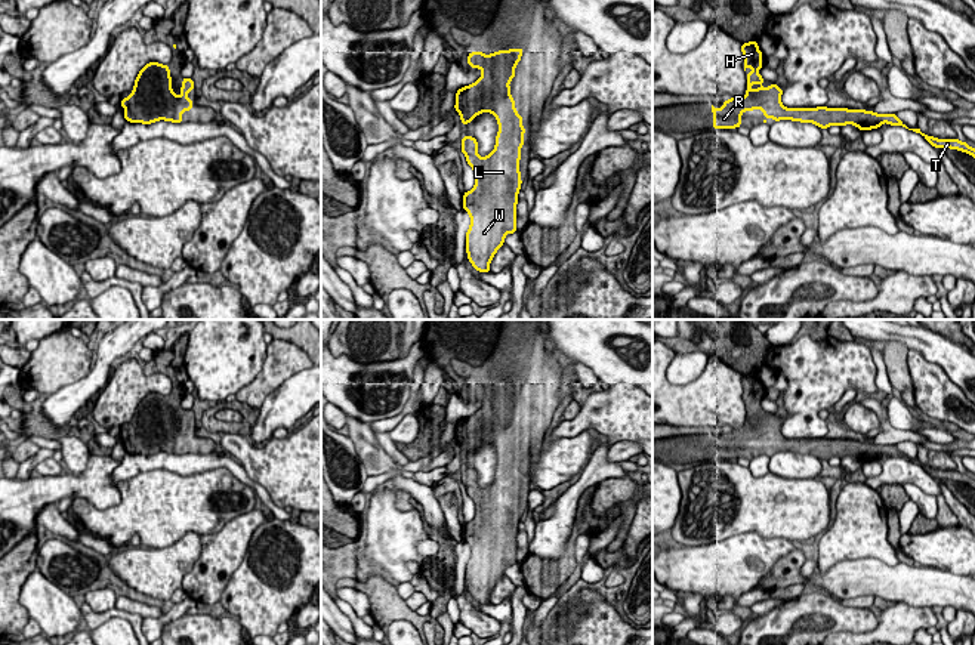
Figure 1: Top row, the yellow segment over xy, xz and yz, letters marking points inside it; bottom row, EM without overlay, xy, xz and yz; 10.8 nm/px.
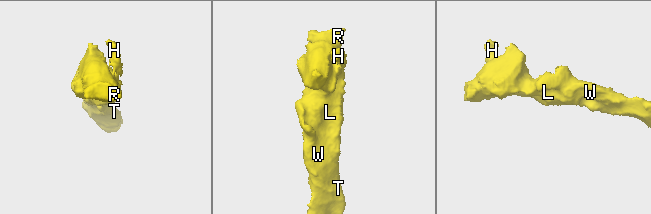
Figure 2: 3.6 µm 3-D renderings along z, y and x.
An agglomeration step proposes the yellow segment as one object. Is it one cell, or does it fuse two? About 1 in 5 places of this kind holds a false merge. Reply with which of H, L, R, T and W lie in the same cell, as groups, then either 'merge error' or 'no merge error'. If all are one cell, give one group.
H L R T W | no merge error

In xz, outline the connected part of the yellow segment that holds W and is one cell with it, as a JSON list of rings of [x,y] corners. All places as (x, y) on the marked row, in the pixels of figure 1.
[[[524,49],[499,50],[491,55],[473,50],[468,55],[468,64],[472,68],[479,68],[482,75],[456,93],[454,109],[459,112],[463,126],[481,112],[491,112],[499,123],[496,146],[487,157],[478,155],[478,141],[475,138],[463,136],[462,139],[462,152],[475,172],[475,186],[463,194],[463,210],[470,216],[470,226],[466,232],[466,253],[472,266],[479,272],[490,272],[491,259],[499,247],[505,244],[505,237],[516,232],[516,204],[522,183],[519,160],[525,129],[510,96],[509,83],[515,77],[515,67],[521,62],[522,53]]]

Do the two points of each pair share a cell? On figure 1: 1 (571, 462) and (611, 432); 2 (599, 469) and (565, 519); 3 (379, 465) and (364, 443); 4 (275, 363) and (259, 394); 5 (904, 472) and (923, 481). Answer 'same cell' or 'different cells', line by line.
1: different cells
2: same cell
3: same cell
4: same cell
5: same cell

